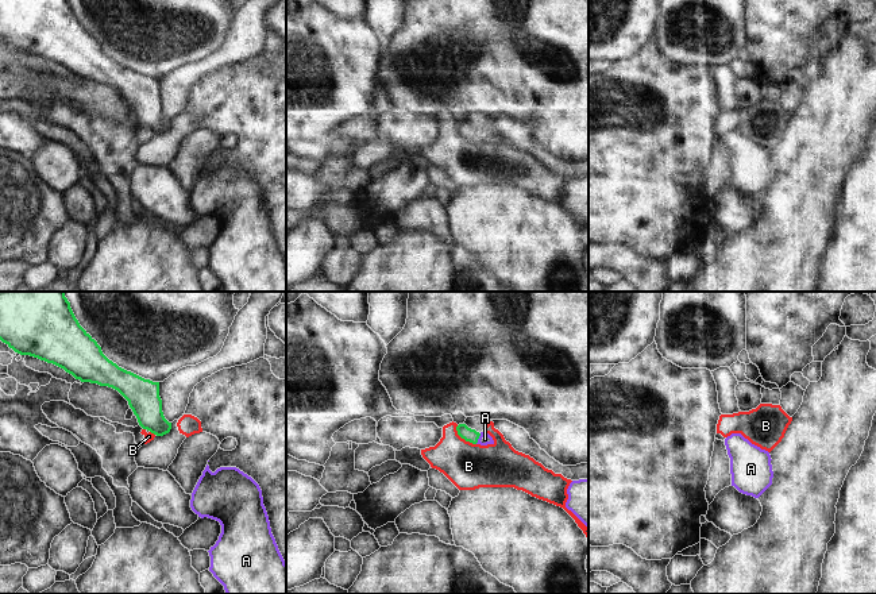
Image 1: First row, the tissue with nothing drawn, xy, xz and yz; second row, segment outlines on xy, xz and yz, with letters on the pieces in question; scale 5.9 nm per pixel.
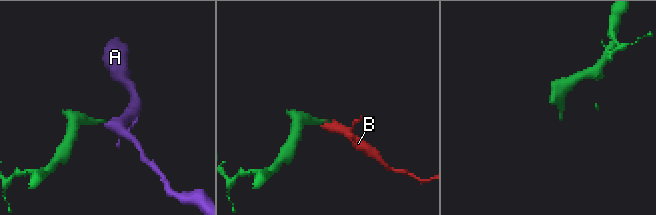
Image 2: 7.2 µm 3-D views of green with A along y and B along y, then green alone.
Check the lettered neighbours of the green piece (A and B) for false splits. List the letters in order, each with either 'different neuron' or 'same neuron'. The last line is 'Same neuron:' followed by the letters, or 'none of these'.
A: same neuron
B: different neuron
Same neuron: A

